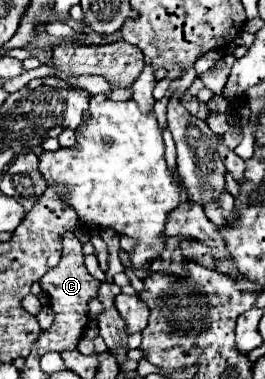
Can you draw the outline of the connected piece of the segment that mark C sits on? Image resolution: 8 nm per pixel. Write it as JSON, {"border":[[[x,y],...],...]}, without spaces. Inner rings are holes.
{"border":[[[65,232],[61,262],[39,280],[39,286],[51,298],[49,302],[51,302],[51,310],[55,314],[55,322],[53,322],[51,330],[41,332],[37,346],[77,346],[79,338],[83,336],[83,330],[87,328],[87,320],[89,320],[87,304],[91,298],[97,298],[101,282],[95,280],[87,272],[87,268],[83,264],[83,246],[75,238],[73,232]]]}

